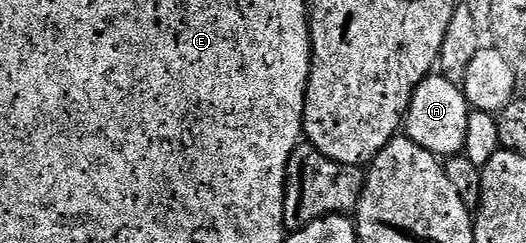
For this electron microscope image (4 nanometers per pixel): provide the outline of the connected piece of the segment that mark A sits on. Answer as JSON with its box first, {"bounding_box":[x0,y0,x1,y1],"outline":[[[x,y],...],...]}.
{"bounding_box":[406,75,470,159],"outline":[[[429,75],[416,88],[416,93],[408,105],[406,135],[441,159],[452,157],[455,153],[463,154],[467,143],[469,112],[470,106],[464,98],[461,86],[448,82],[441,75]]]}

